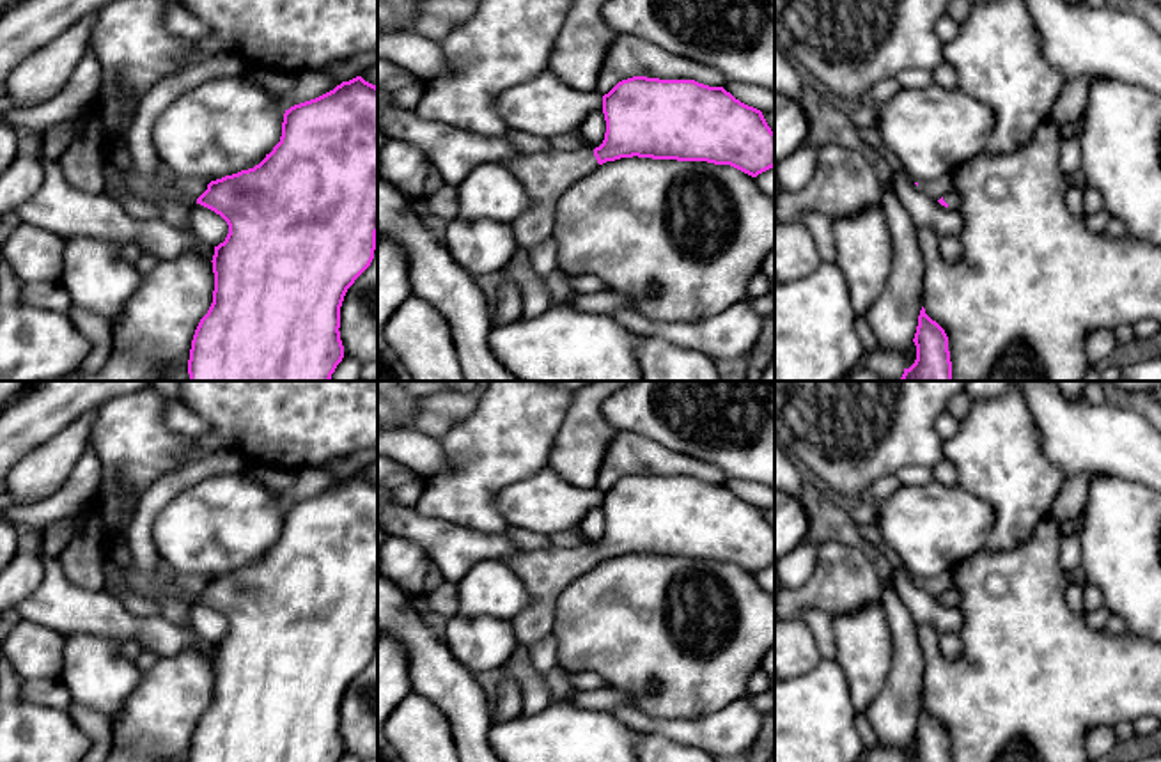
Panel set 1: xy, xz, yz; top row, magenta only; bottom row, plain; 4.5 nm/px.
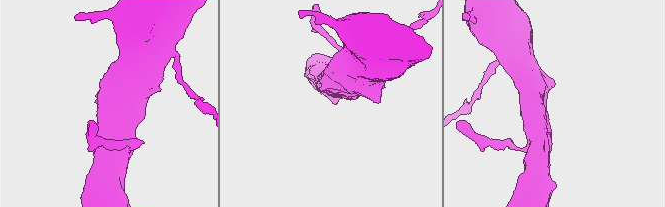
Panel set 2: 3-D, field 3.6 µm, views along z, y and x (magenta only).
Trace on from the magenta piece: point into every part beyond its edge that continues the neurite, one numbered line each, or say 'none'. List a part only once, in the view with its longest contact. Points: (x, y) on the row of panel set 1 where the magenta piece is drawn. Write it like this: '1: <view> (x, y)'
1: xz (546, 176)

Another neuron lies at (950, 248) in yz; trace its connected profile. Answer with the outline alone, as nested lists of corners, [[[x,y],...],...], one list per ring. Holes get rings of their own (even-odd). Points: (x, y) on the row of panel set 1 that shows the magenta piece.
[[[959,236],[939,237],[938,250],[941,257],[950,264],[955,264],[962,259],[962,245],[961,245]]]

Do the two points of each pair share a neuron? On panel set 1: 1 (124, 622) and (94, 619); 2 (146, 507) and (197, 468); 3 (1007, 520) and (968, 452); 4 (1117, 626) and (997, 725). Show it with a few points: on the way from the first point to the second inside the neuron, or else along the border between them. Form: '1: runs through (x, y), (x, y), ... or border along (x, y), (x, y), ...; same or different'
1: runs through (117, 622), (101, 619); same
2: runs through (158, 495), (185, 477); same
3: runs through (1007, 504), (1007, 491), (984, 468); same
4: border along (1105, 628), (1112, 633), (1126, 633); different

